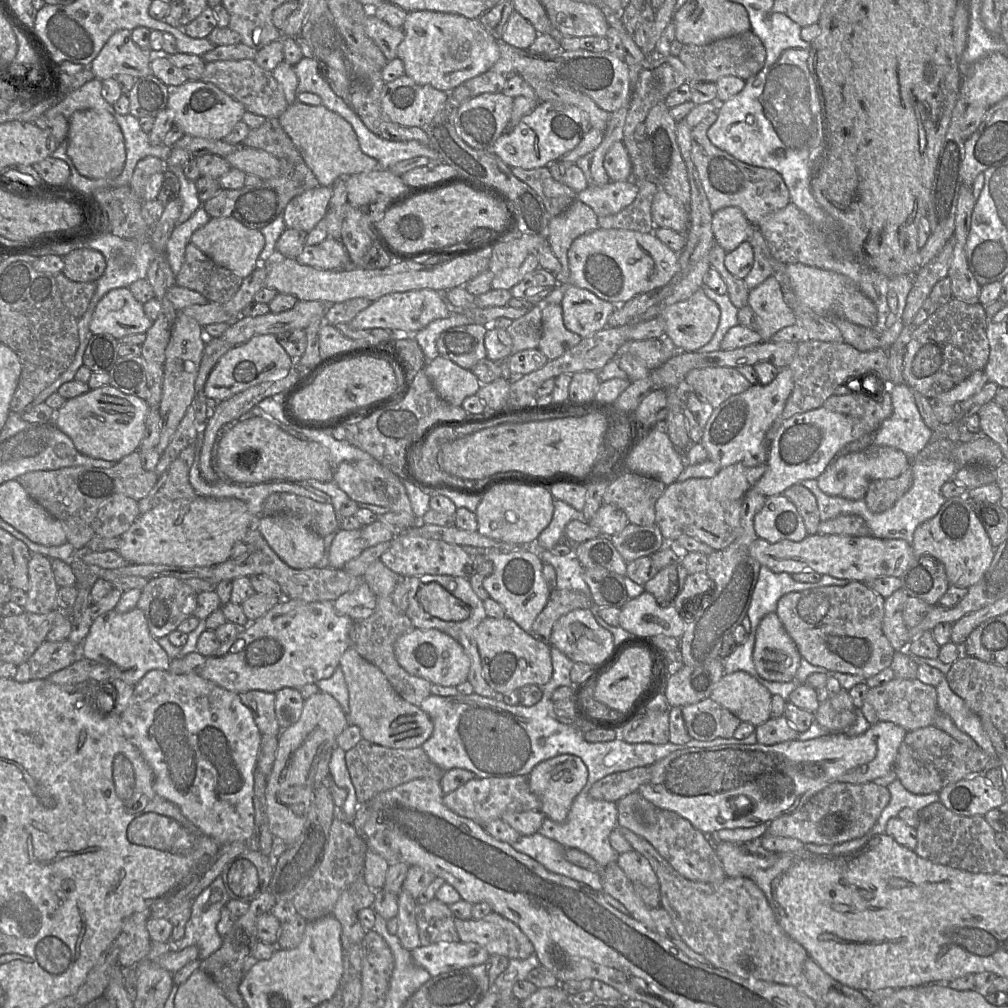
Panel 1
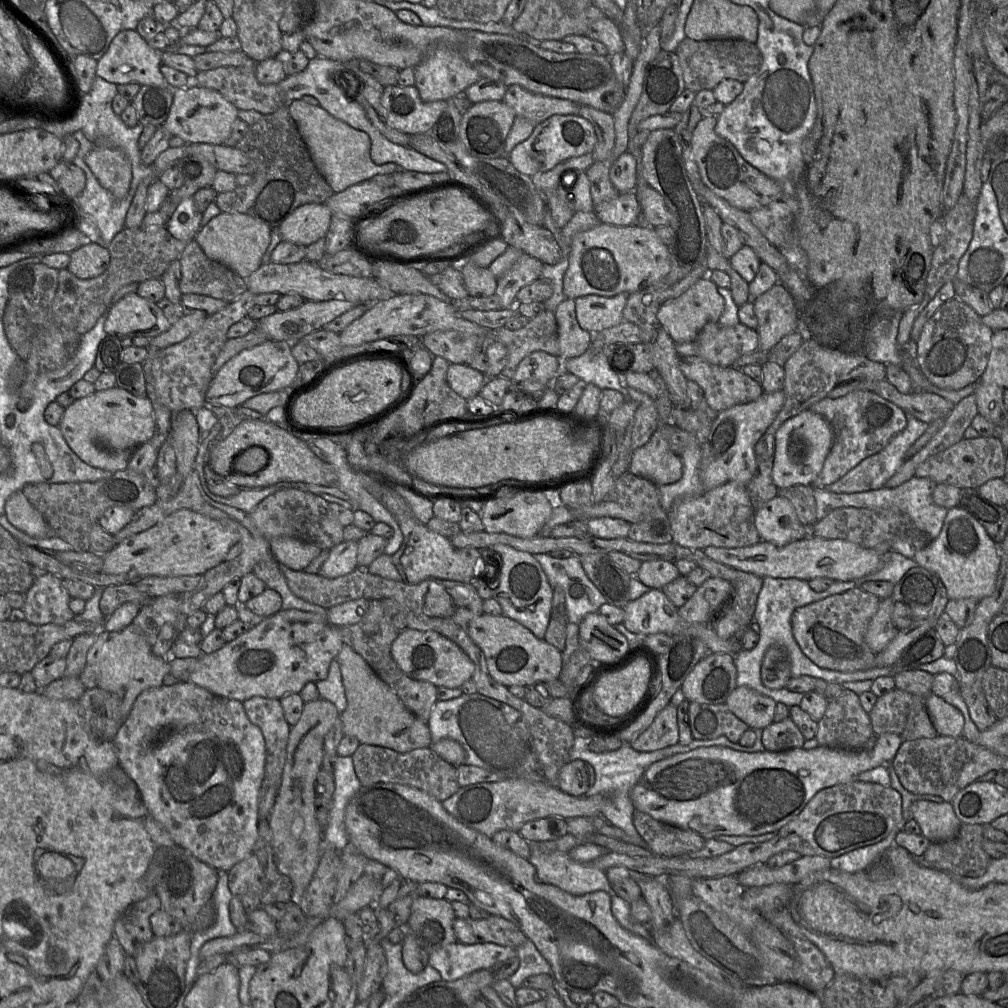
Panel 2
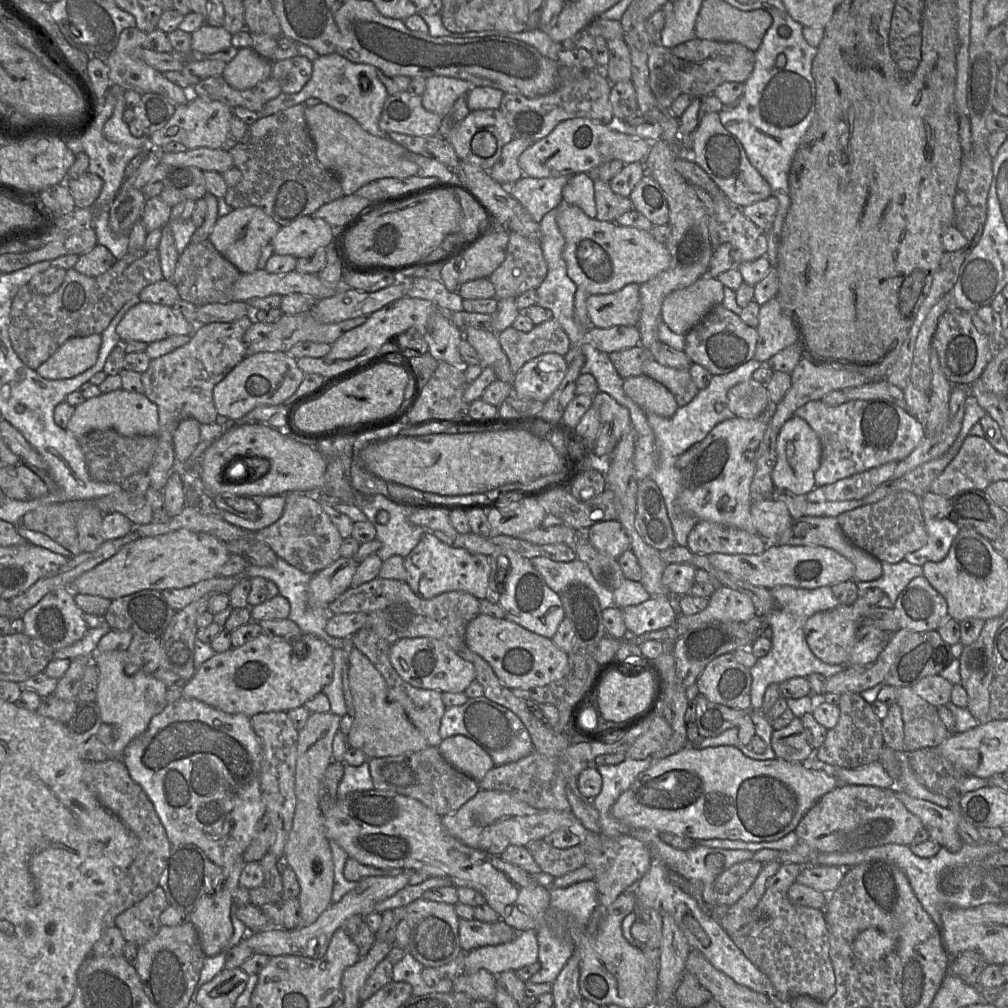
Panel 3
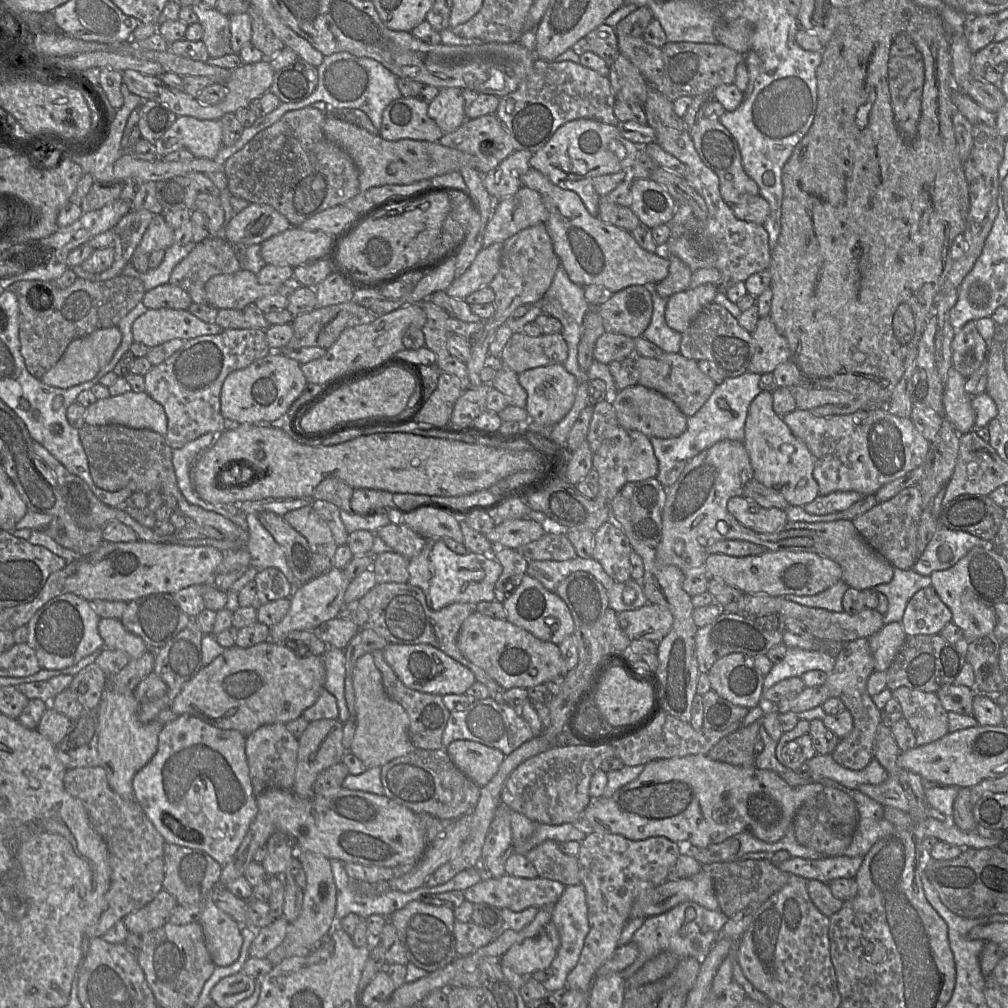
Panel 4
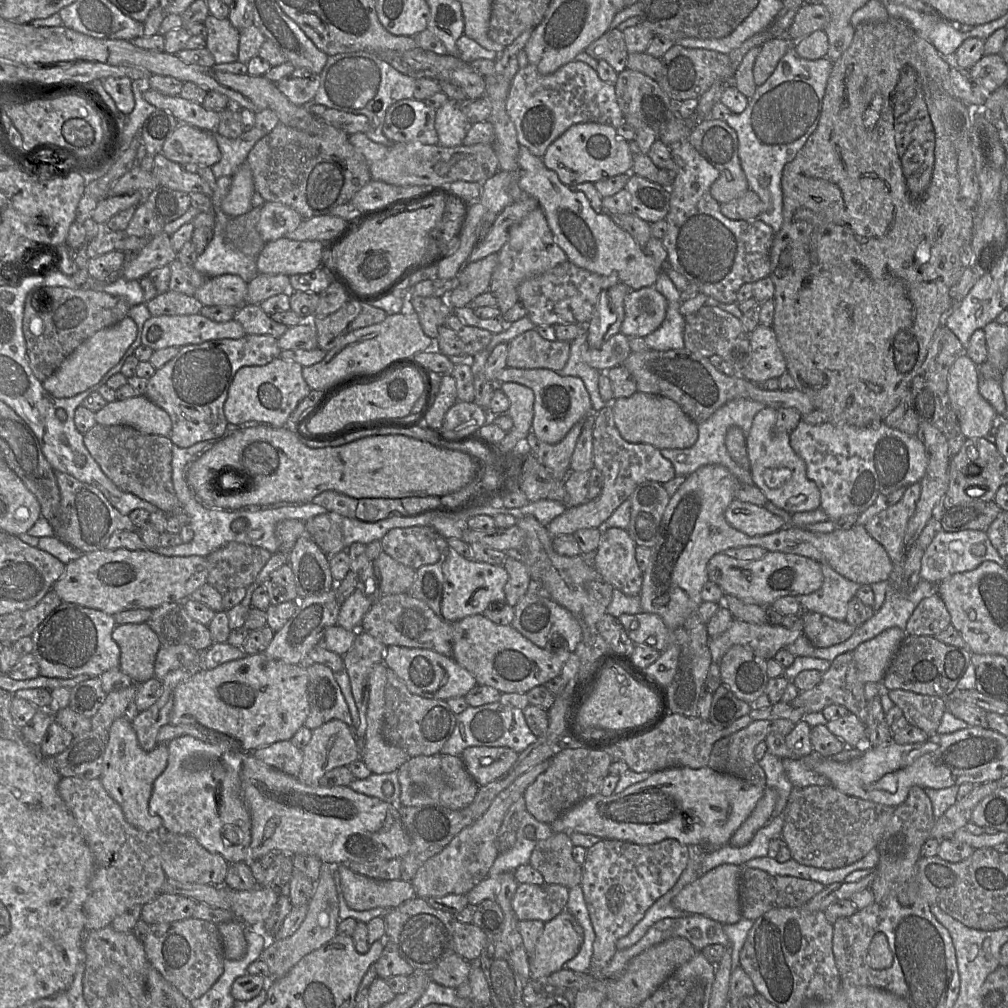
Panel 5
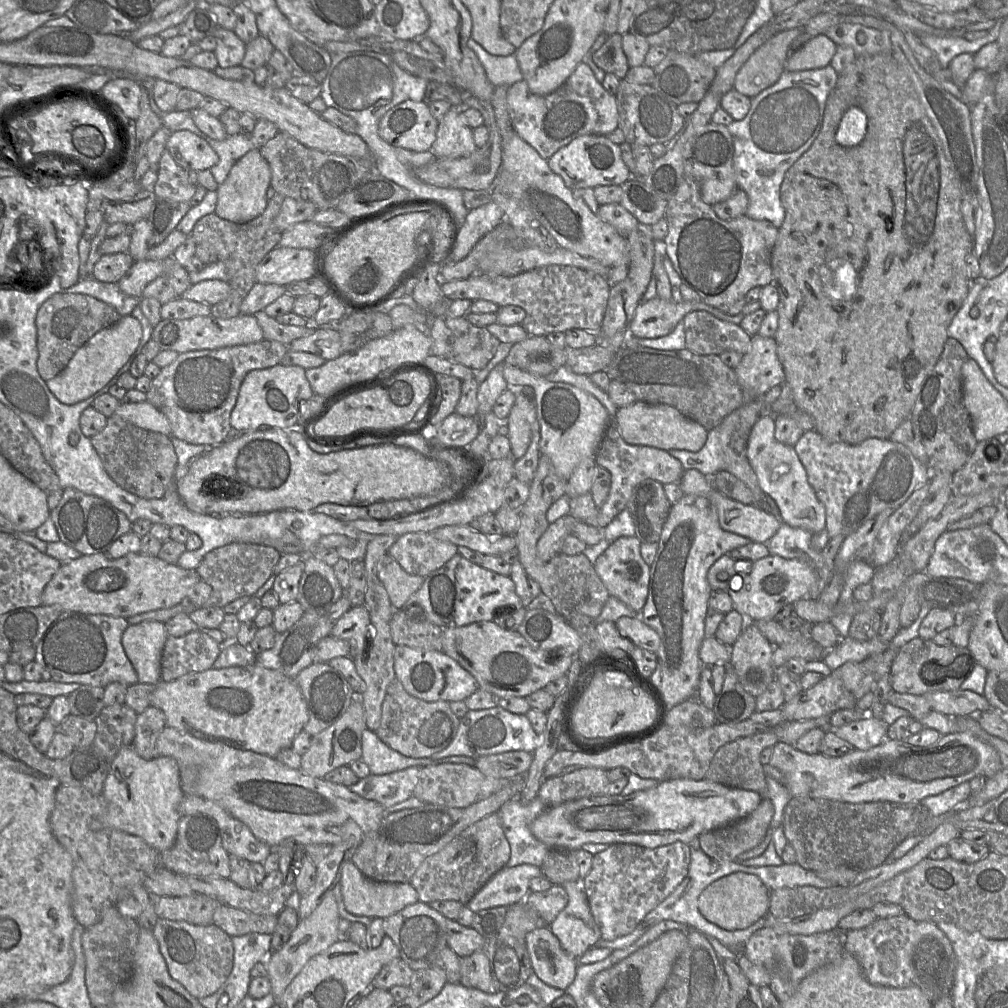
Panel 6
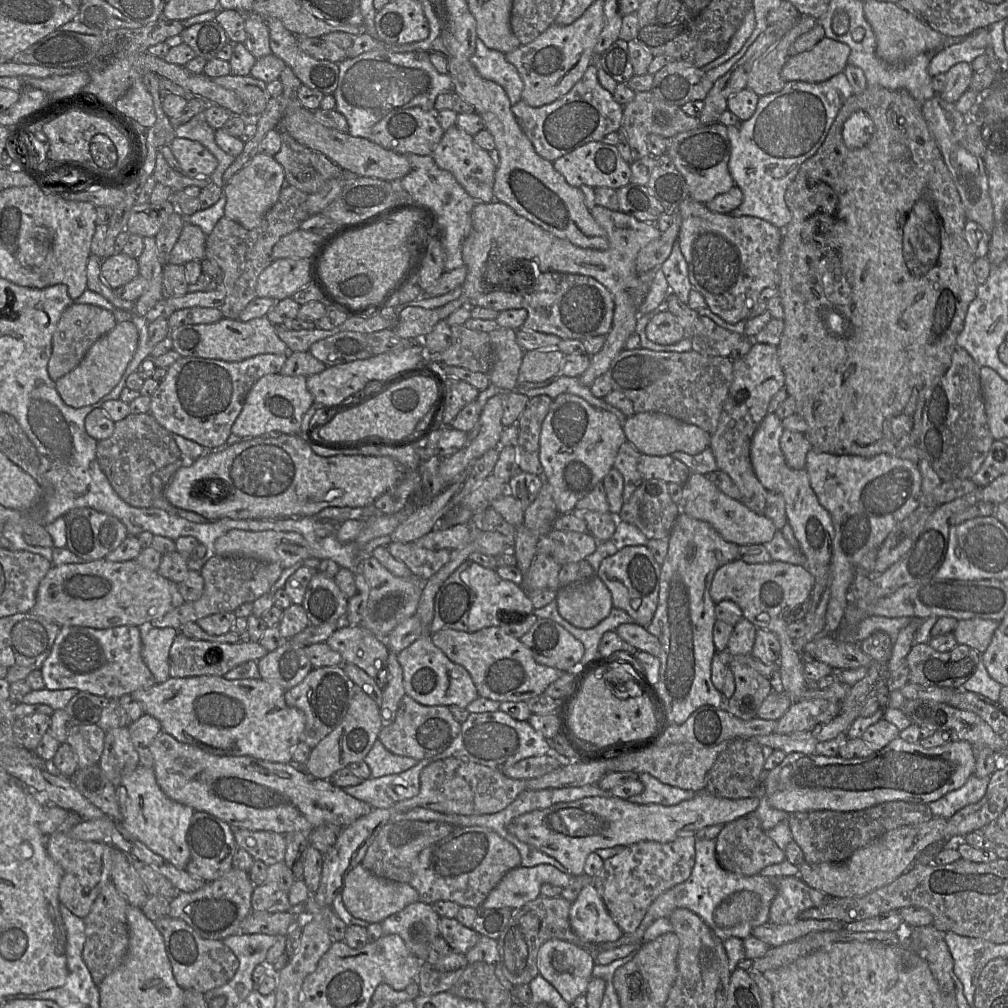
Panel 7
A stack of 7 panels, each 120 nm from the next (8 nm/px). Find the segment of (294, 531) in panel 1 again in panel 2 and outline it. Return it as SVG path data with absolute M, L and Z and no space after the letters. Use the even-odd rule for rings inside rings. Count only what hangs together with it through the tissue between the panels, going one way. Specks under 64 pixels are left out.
M291 537L272 539L268 543L279 565L294 571L303 571L322 553L318 546Z

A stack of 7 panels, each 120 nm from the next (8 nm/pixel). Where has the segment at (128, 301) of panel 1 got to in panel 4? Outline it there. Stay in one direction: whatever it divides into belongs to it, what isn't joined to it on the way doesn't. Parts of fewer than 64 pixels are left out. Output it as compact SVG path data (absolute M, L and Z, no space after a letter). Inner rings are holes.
M171 308L148 309L132 325L134 341L149 348L172 339L190 340L222 330L216 323L204 322L188 310Z

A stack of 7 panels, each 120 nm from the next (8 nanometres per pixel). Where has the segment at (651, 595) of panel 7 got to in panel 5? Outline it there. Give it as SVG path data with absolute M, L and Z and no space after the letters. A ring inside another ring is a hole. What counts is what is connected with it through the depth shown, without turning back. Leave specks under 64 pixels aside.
M609 528L601 533L593 558L594 568L613 589L639 596L643 572L635 558L636 544L626 529Z

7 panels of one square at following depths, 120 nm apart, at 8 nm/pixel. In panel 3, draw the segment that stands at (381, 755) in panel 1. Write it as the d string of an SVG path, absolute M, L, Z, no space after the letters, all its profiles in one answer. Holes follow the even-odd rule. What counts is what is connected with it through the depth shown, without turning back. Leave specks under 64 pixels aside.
M437 747L367 762L374 788L415 798L441 817L457 811L480 790L478 782L446 761Z

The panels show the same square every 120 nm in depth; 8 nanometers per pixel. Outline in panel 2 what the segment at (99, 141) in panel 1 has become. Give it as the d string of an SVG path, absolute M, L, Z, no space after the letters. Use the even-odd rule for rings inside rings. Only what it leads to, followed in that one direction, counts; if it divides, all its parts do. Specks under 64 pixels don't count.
M117 147L94 148L86 155L85 163L100 185L115 198L124 198L130 188L132 171L128 156Z

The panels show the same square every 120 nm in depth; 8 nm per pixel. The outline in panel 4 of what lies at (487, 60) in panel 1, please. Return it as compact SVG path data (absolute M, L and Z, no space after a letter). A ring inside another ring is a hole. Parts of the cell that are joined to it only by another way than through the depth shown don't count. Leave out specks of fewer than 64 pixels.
M442 88L428 104L428 115L444 134L454 132L467 119L464 110L463 89Z

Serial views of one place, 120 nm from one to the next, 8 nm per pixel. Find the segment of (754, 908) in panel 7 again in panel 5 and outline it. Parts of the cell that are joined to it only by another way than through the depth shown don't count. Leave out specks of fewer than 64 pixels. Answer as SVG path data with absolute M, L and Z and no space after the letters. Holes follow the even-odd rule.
M722 864L686 885L673 899L673 905L686 913L702 914L722 924L735 924L742 918L739 884L742 867Z

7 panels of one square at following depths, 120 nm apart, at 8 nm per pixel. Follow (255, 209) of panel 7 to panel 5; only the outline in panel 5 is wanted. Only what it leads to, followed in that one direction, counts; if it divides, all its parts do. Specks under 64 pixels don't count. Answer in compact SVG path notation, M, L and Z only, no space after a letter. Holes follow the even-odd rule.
M244 162L232 177L230 189L221 202L221 210L230 217L246 214L253 208L255 192L251 168Z

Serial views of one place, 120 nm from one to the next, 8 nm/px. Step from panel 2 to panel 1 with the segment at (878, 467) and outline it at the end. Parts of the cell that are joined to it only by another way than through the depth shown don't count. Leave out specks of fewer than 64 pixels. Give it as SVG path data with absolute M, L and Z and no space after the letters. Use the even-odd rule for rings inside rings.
M905 383L887 387L893 413L876 431L873 446L895 448L913 460L935 438L934 433L924 423L913 391Z

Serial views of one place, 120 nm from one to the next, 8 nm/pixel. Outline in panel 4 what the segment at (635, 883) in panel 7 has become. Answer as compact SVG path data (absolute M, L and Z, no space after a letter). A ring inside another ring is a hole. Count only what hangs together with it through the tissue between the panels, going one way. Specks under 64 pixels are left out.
M592 831L580 842L577 858L586 893L589 932L577 965L567 975L566 989L589 992L598 969L619 946L634 901L642 892L666 882L680 855L678 843L662 836L633 841L619 834Z

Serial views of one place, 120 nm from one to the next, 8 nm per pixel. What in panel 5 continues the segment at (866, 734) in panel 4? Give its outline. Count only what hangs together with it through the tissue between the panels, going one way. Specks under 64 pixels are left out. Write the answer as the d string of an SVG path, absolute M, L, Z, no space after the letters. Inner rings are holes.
M853 652L843 653L831 662L830 668L823 673L821 681L811 690L801 691L799 695L790 702L792 707L801 706L806 714L819 713L829 705L840 705L845 707L850 714L854 714L862 723L866 723L868 702L864 695L864 686L858 676Z

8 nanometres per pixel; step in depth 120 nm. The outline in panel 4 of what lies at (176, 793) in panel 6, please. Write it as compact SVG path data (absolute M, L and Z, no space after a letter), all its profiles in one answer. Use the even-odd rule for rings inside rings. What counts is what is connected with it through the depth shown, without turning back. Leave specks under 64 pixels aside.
M106 688L97 708L100 721L98 753L100 765L107 772L110 787L125 799L133 800L133 778L155 755L163 724L157 719L144 724L139 720L138 702L134 692L118 693Z

